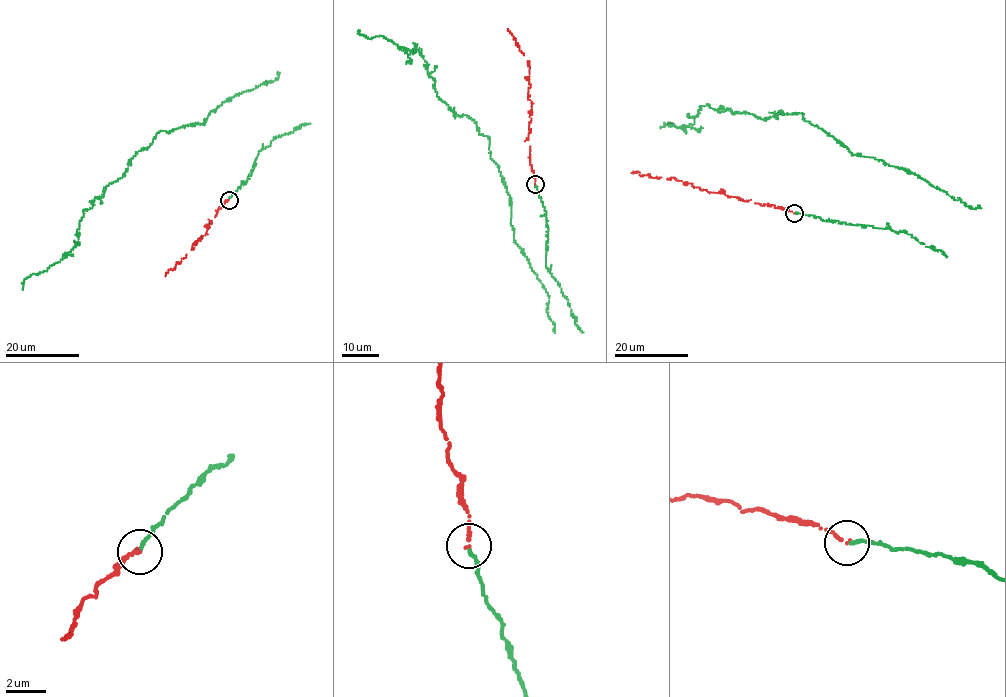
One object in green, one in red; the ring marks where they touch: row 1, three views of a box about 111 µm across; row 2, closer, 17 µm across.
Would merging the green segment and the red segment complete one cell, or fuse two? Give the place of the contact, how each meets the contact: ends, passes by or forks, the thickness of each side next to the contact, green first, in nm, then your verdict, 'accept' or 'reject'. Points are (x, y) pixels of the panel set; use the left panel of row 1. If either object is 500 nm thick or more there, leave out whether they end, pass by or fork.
at (229, 200); green ends there; red ends there; 200 nm thick on the green side, 180 nm on the other; accept

